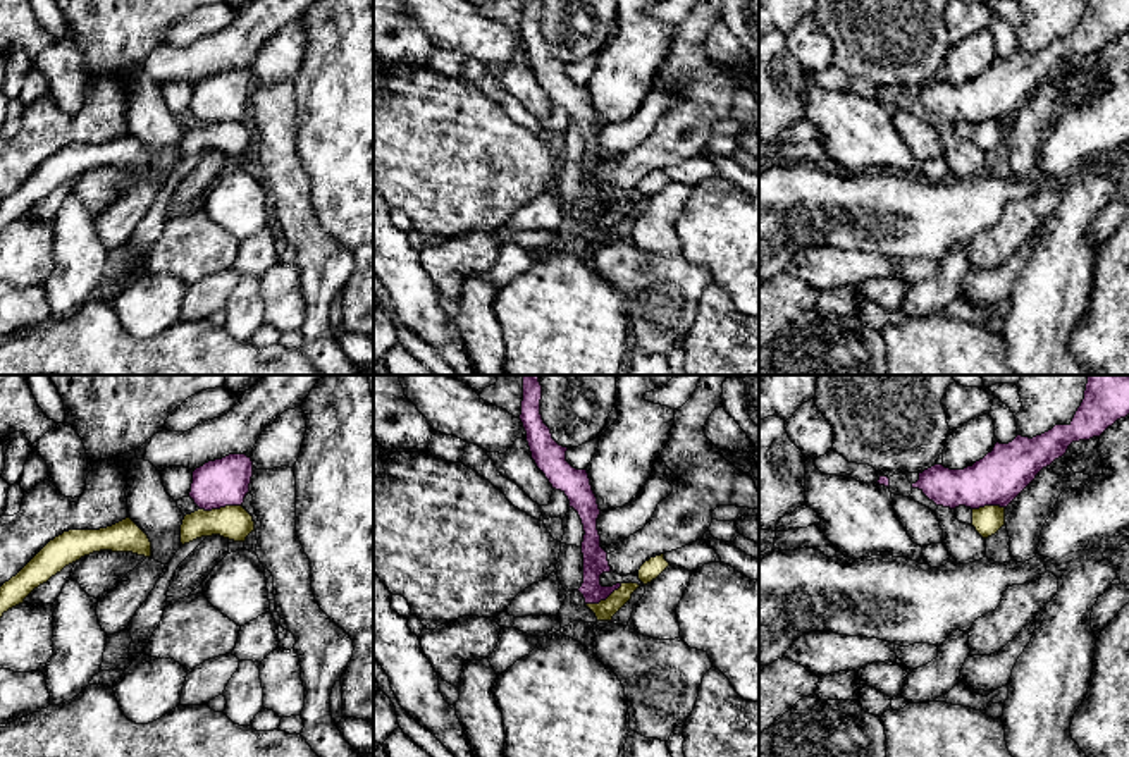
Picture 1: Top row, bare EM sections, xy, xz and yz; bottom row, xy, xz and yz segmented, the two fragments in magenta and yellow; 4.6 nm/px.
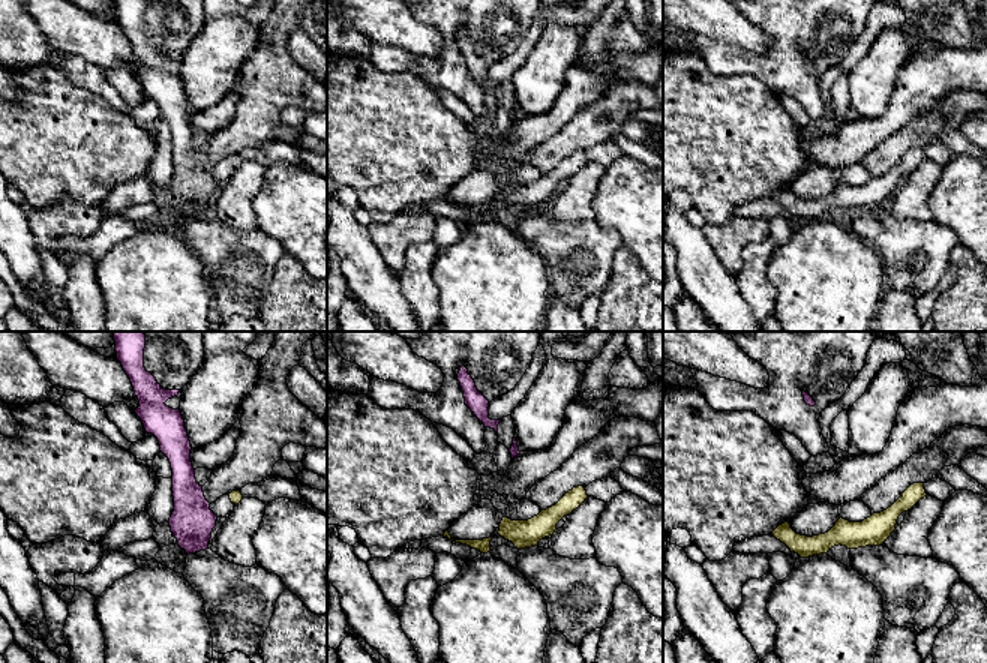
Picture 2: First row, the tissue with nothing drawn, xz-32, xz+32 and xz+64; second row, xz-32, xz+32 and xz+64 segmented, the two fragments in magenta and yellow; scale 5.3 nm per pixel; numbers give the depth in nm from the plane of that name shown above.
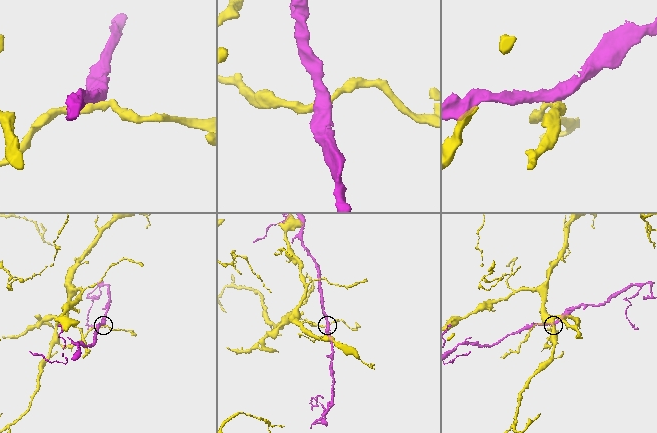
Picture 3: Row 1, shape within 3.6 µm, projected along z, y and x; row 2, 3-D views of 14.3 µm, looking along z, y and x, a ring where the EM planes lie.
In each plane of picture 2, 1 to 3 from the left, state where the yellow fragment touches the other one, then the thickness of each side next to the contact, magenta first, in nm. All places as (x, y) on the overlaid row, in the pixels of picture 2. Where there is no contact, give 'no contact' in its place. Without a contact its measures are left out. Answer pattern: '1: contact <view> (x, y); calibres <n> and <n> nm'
1: no contact
2: no contact
3: no contact

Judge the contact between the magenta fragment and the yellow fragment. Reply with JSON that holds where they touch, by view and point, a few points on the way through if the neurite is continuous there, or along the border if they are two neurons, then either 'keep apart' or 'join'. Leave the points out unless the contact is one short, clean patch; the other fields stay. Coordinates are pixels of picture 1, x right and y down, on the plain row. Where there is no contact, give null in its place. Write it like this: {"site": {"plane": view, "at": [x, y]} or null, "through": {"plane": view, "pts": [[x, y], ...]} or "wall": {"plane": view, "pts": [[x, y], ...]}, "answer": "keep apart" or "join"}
{"site": {"plane": "xy", "at": [219, 123]}, "wall": {"plane": "xy", "pts": [[240, 119], [200, 124]]}, "answer": "keep apart"}

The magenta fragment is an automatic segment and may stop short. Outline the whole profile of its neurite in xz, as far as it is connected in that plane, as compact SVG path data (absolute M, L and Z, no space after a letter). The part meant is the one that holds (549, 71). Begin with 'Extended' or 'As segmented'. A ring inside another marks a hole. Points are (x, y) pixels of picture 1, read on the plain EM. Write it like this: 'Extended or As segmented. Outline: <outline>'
As segmented. Outline: M523 0L523 15L520 34L527 46L527 57L532 74L546 89L552 103L561 105L583 139L583 198L578 206L585 218L599 218L606 215L614 205L621 201L601 200L601 189L613 186L608 175L608 167L601 162L601 150L597 145L597 132L601 129L597 112L592 105L587 84L577 84L566 76L568 62L559 60L544 38L540 29L542 0Z

